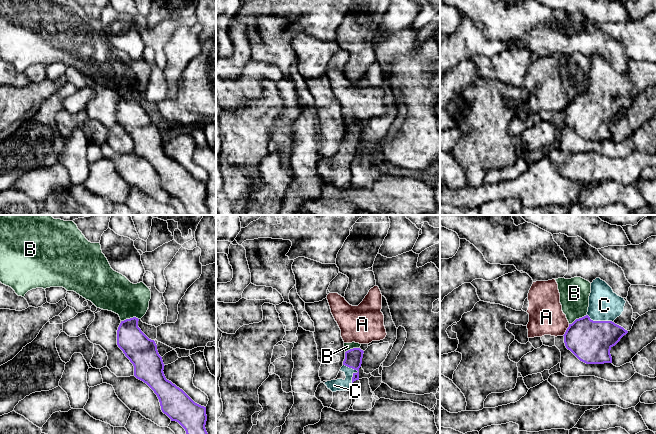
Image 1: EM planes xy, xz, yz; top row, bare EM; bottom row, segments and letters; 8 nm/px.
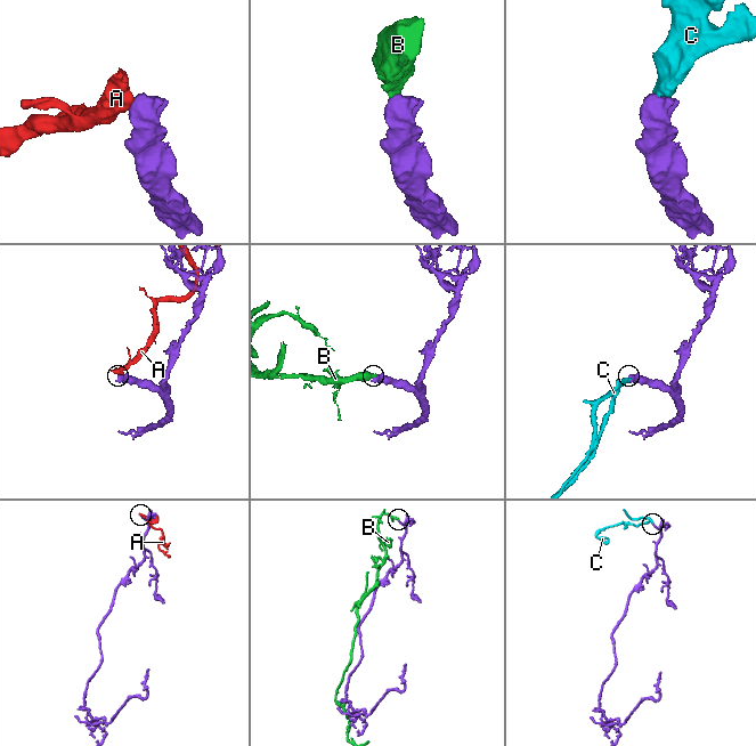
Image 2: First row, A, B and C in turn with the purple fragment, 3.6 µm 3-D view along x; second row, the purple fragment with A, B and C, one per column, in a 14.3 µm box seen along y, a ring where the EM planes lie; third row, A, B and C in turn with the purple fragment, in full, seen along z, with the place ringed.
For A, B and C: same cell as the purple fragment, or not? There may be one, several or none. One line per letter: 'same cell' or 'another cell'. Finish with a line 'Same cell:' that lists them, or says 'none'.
A: another cell
B: another cell
C: same cell
Same cell: C

